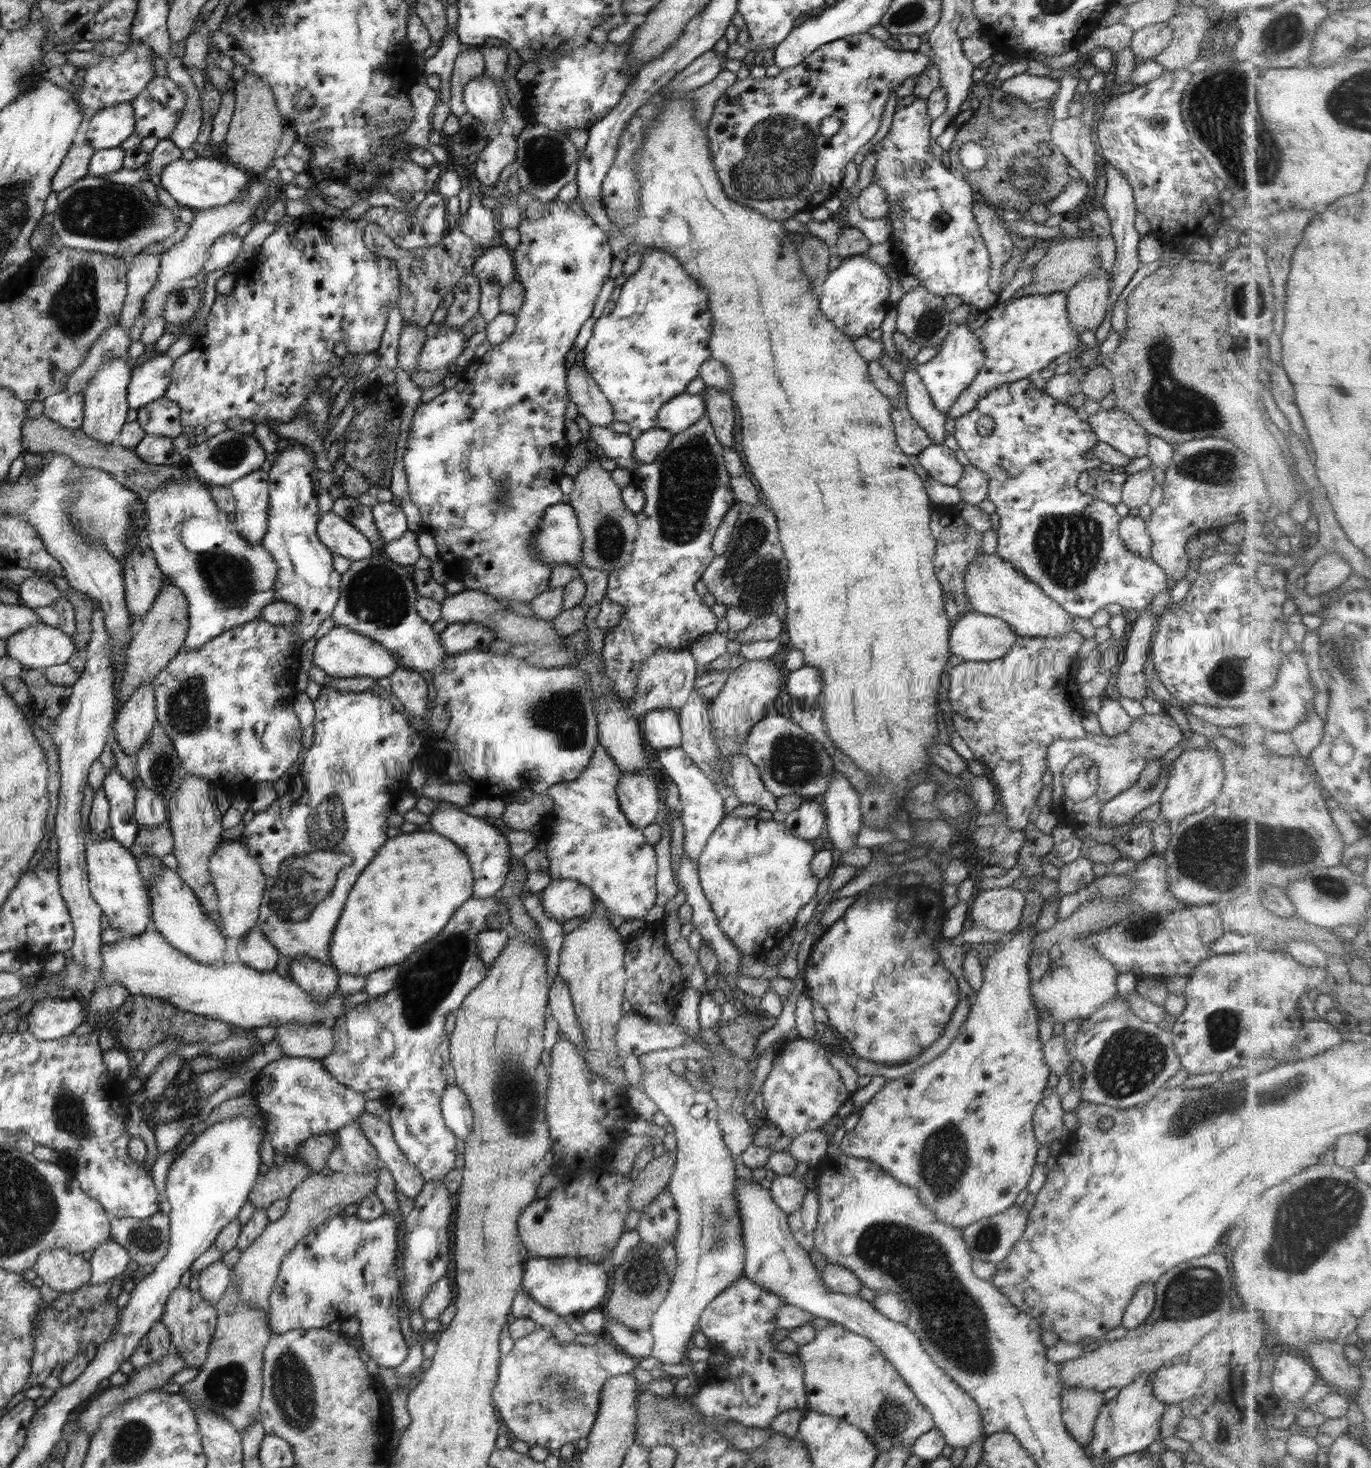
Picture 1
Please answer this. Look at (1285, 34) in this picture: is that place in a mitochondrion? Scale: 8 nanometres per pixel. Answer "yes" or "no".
yes

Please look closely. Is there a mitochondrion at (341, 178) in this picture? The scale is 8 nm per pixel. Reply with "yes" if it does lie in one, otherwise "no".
no

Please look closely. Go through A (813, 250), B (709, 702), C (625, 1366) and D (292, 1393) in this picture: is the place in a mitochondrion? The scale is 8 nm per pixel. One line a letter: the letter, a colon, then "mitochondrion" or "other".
A: mitochondrion
B: other
C: other
D: mitochondrion

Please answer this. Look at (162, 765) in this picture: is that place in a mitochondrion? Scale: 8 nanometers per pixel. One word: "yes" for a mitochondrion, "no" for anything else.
yes

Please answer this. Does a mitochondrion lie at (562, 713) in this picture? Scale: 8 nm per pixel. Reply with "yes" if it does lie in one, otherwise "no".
yes

